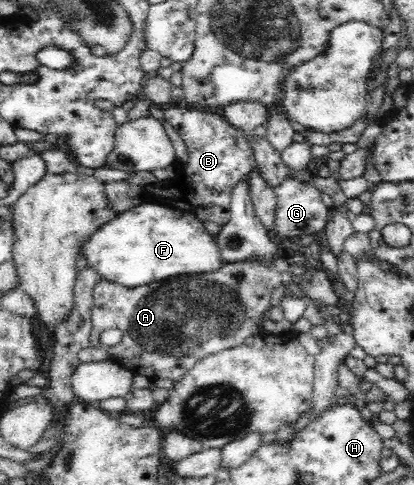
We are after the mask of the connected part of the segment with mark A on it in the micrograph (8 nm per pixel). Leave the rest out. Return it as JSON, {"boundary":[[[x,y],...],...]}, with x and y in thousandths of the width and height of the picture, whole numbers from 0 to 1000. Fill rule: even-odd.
{"boundary":[[[669,528],[655,544],[630,544],[618,536],[541,540],[529,557],[461,567],[457,577],[447,577],[442,567],[423,567],[321,594],[244,571],[225,598],[217,711],[246,720],[263,740],[278,742],[326,773],[345,771],[365,784],[408,779],[425,790],[452,761],[466,759],[493,734],[568,718],[587,709],[597,695],[630,687],[628,670],[638,664],[640,643],[655,631],[650,619],[664,594],[679,586],[698,590],[703,575],[715,575],[703,553],[696,532]],[[261,676],[287,676],[295,682],[295,701],[278,713],[251,713],[239,705],[239,691]]]}

